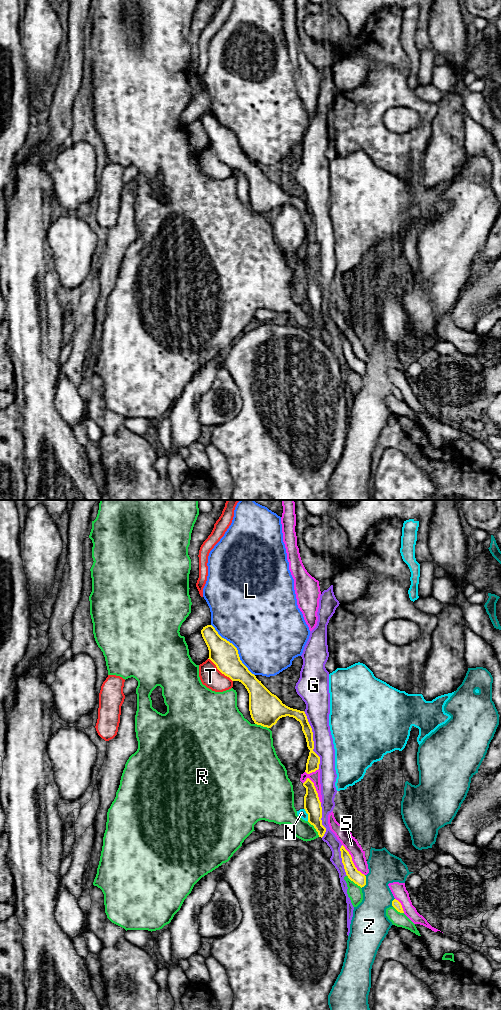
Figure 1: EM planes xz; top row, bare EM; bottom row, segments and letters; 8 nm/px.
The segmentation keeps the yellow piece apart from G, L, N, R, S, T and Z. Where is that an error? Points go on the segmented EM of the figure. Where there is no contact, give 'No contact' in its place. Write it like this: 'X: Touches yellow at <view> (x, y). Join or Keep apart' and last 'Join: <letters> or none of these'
G: Touches yellow at xz (312, 740). Keep apart
L: Touches yellow at xz (236, 648). Keep apart
N: Touches yellow at xz (307, 813). Keep apart
R: Touches yellow at xz (314, 827). Keep apart
S: Touches yellow at xz (351, 860). Keep apart
T: Touches yellow at xz (220, 671). Keep apart
Z: Touches yellow at xz (365, 882). Keep apart
Join: none of these

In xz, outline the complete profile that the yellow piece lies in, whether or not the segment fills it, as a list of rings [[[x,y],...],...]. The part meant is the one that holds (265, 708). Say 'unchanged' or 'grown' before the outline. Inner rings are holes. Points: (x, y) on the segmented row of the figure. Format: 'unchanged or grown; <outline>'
unchanged; [[[212,625],[201,630],[209,650],[209,658],[217,669],[232,681],[241,682],[249,693],[249,711],[255,724],[271,728],[282,717],[293,717],[300,722],[310,750],[306,763],[307,774],[319,769],[320,757],[313,751],[312,728],[304,711],[290,708],[272,694],[240,660],[237,648],[222,638]]]

